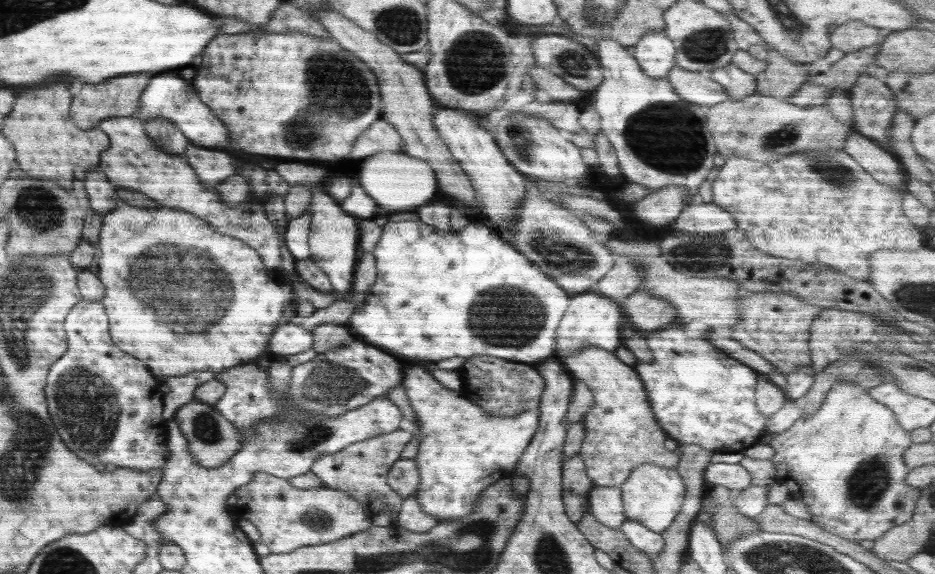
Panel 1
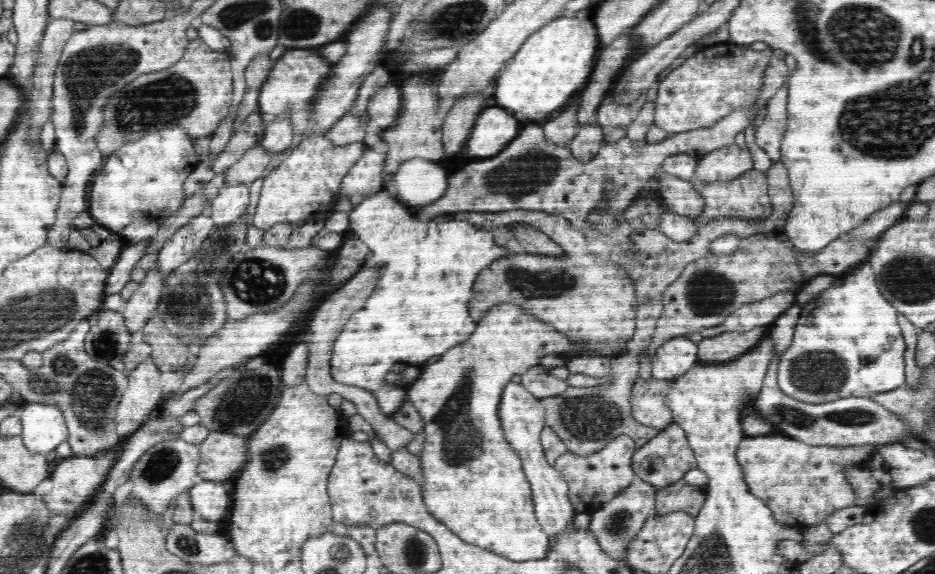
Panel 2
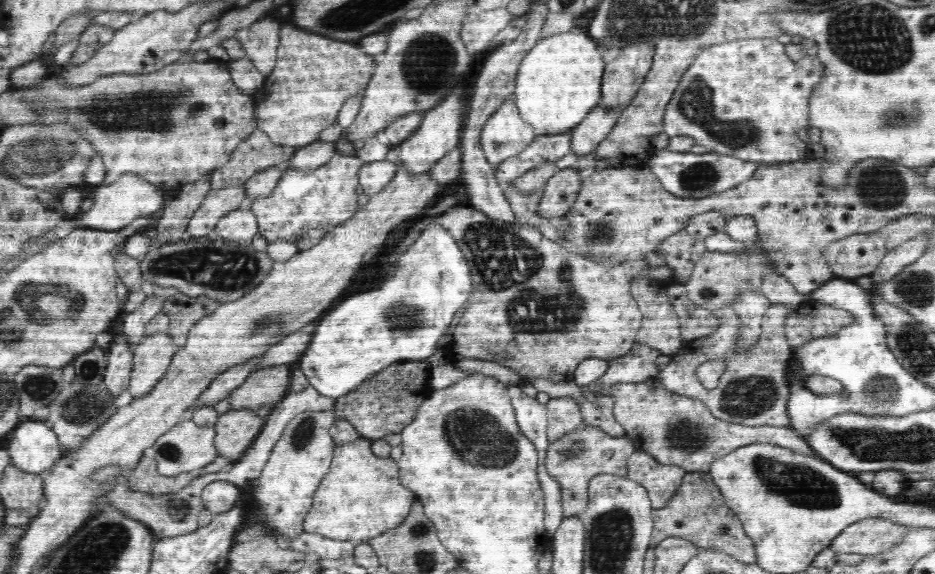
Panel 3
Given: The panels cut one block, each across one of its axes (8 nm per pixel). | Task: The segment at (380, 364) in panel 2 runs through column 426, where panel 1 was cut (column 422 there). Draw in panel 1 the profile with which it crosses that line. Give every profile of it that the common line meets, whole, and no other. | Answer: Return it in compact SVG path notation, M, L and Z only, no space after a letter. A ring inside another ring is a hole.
M388 222L374 248L376 284L366 306L356 309L342 324L352 336L414 360L438 362L446 358L486 355L535 366L556 354L556 332L570 296L545 276L512 244L487 224L468 223L463 231L440 234L418 222Z

